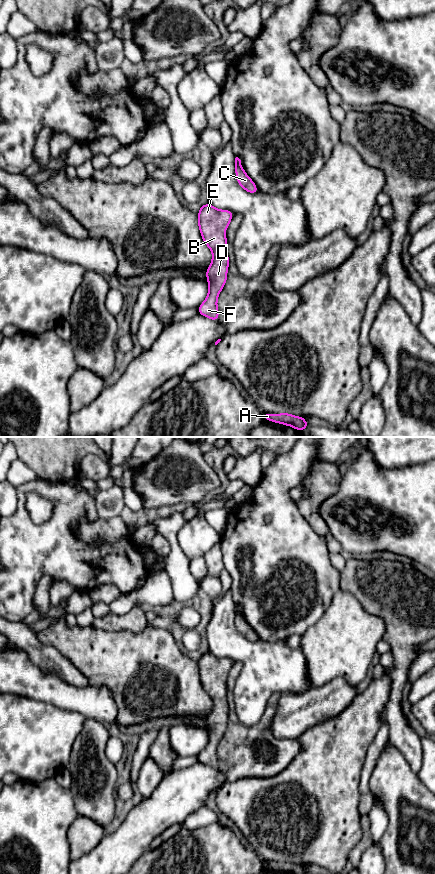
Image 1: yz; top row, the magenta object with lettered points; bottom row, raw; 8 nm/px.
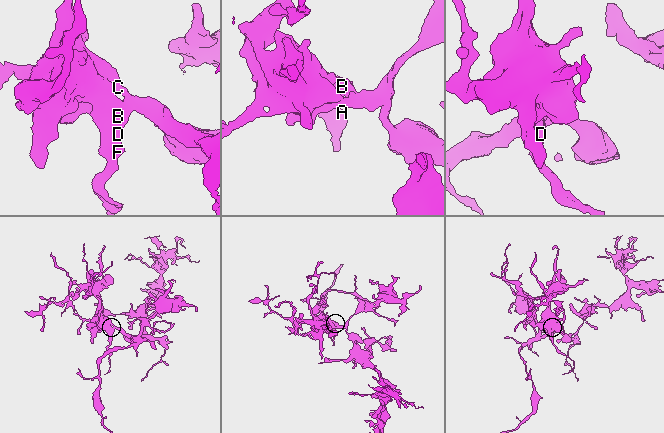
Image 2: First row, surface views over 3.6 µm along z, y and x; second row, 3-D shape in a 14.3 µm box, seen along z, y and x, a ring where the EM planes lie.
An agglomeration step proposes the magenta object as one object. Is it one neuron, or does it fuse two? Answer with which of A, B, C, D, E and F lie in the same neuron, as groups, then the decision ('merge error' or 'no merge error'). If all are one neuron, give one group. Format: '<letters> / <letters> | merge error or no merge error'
A B C D E F | no merge error

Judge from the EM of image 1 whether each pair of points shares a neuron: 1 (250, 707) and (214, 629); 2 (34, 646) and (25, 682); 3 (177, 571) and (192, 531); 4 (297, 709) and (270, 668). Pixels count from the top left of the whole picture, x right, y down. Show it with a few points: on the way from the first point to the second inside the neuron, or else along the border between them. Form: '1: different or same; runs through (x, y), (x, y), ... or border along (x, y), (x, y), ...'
1: same; runs through (250, 687), (250, 664), (234, 648)
2: different; border along (17, 646), (42, 670), (51, 671)
3: different; border along (178, 530), (177, 542), (189, 560)
4: different; border along (309, 689), (301, 693), (281, 694)

